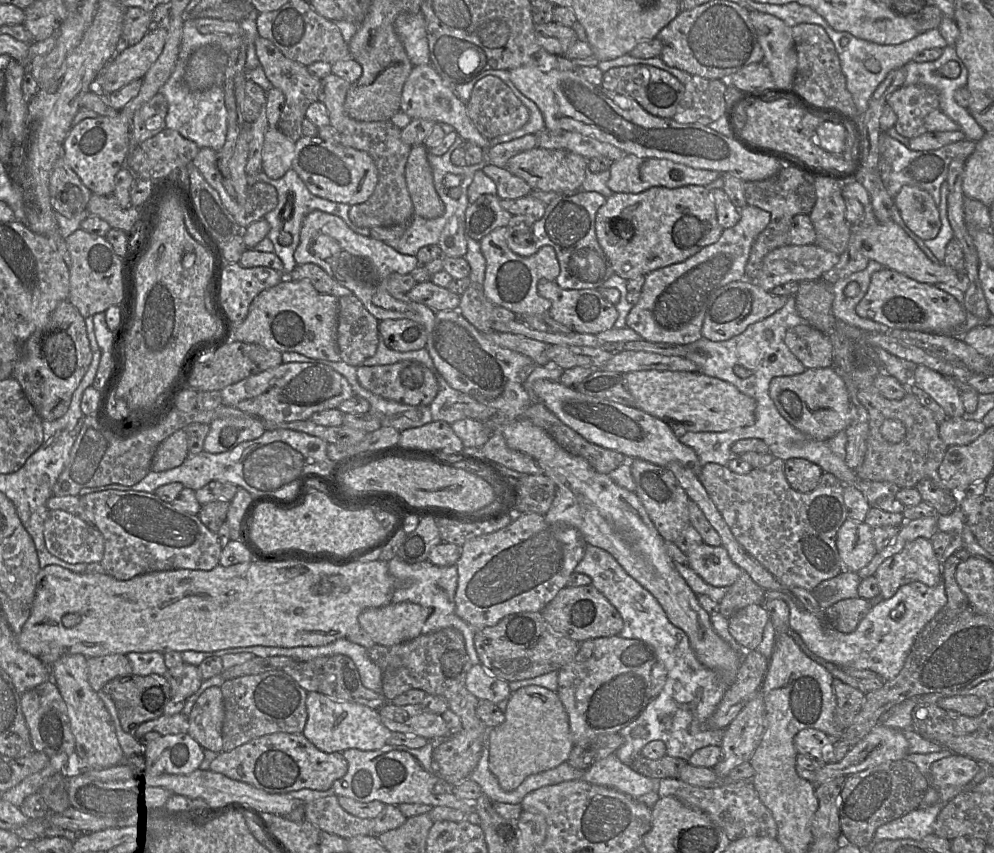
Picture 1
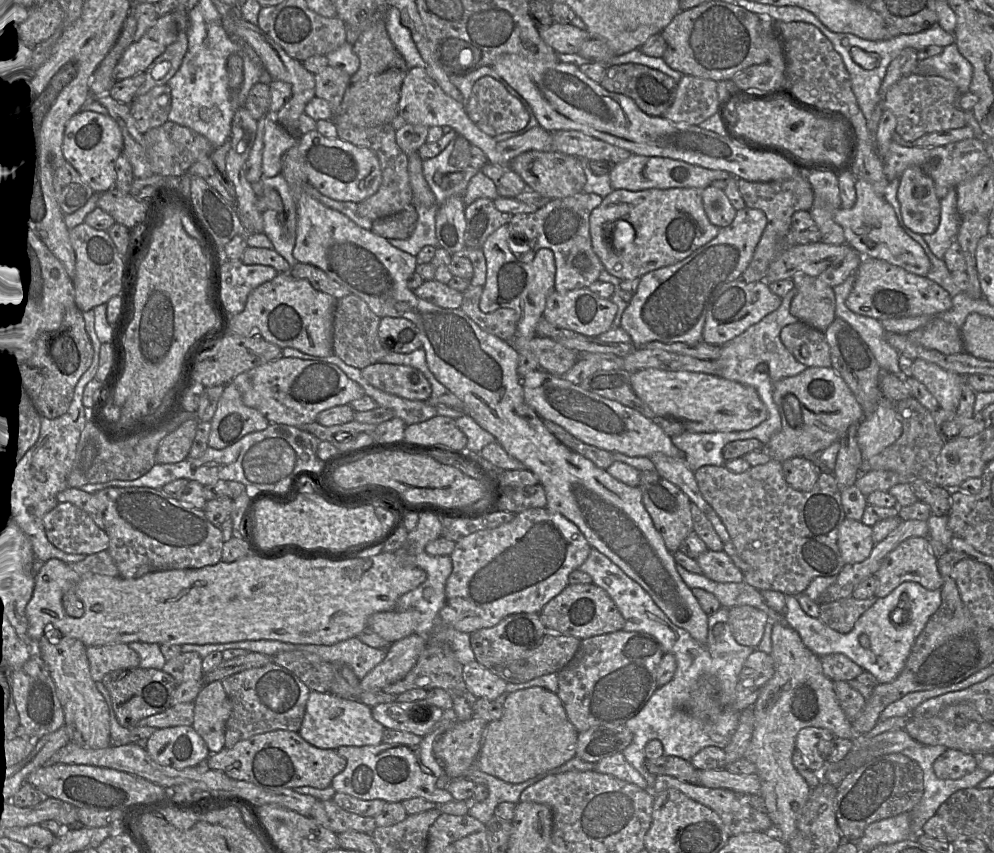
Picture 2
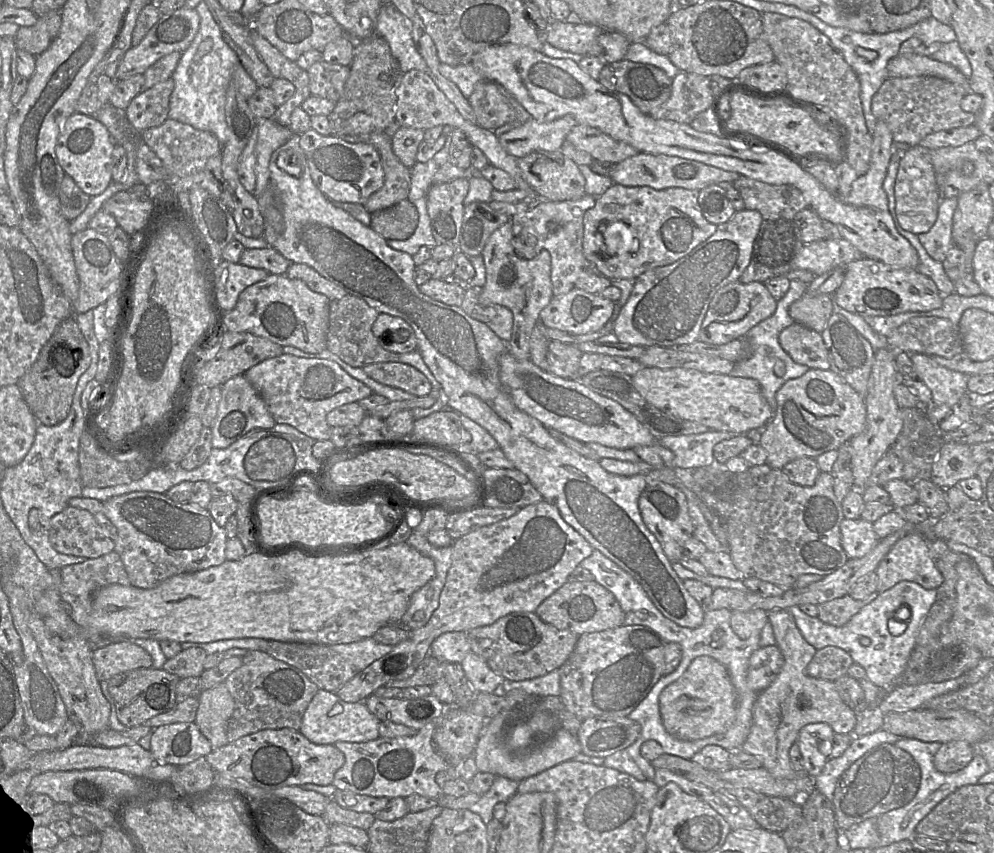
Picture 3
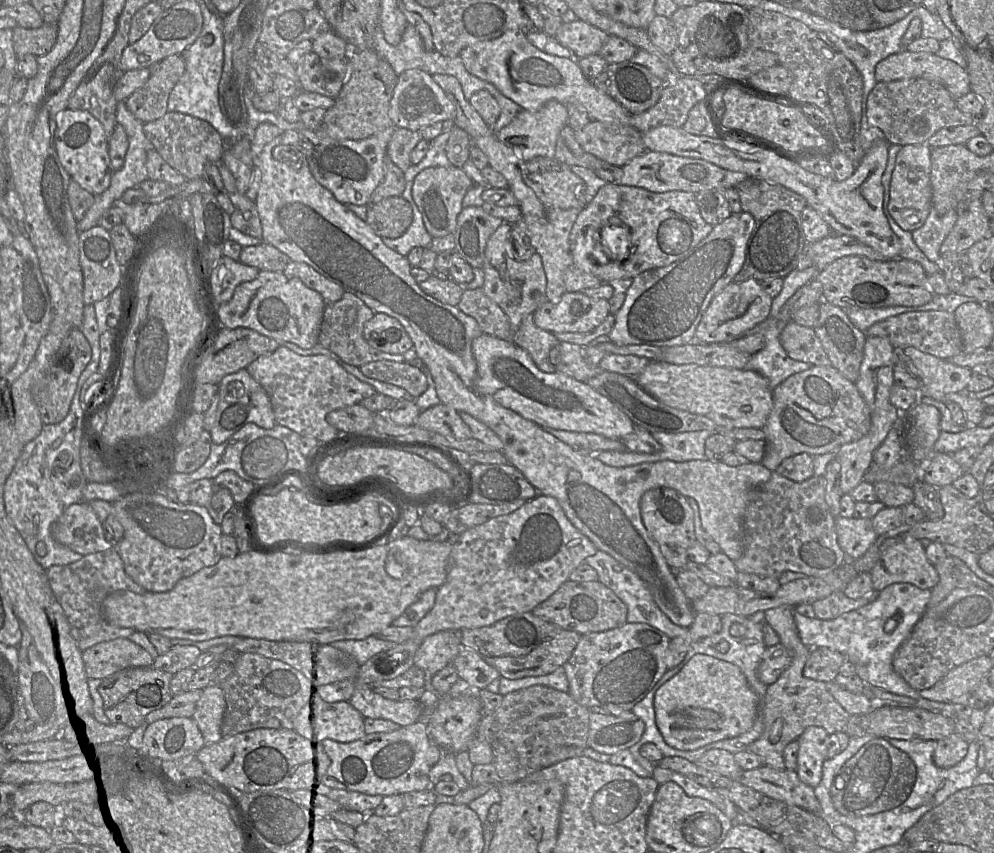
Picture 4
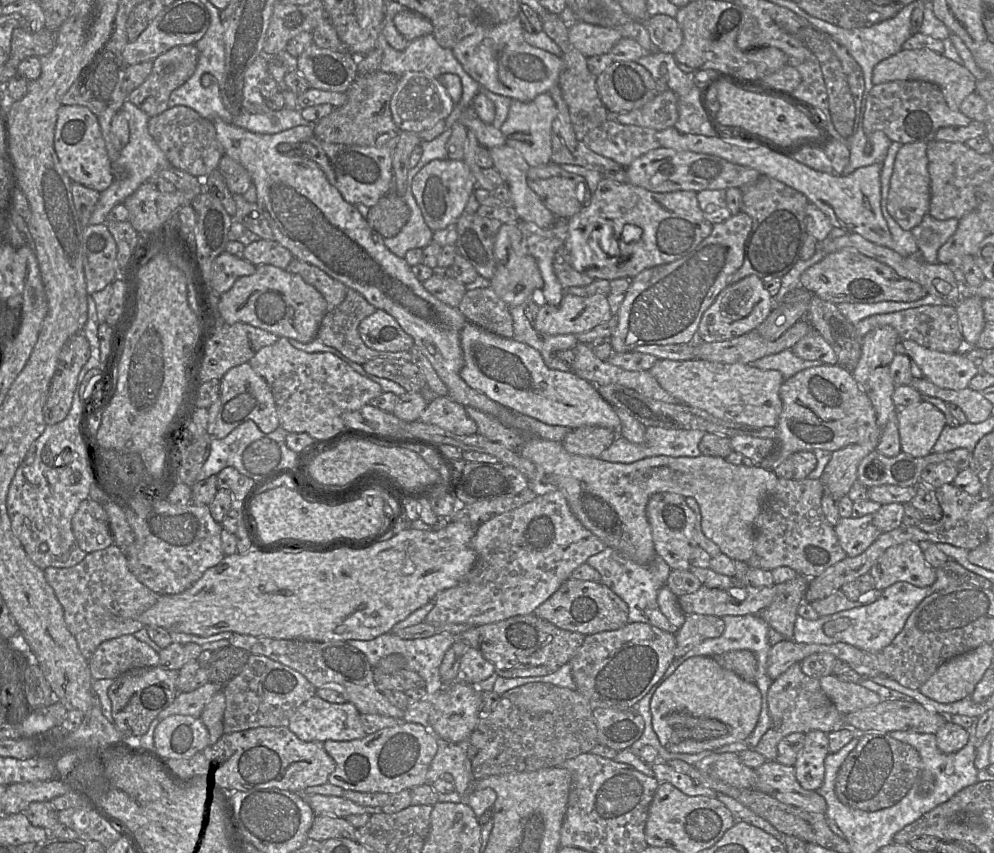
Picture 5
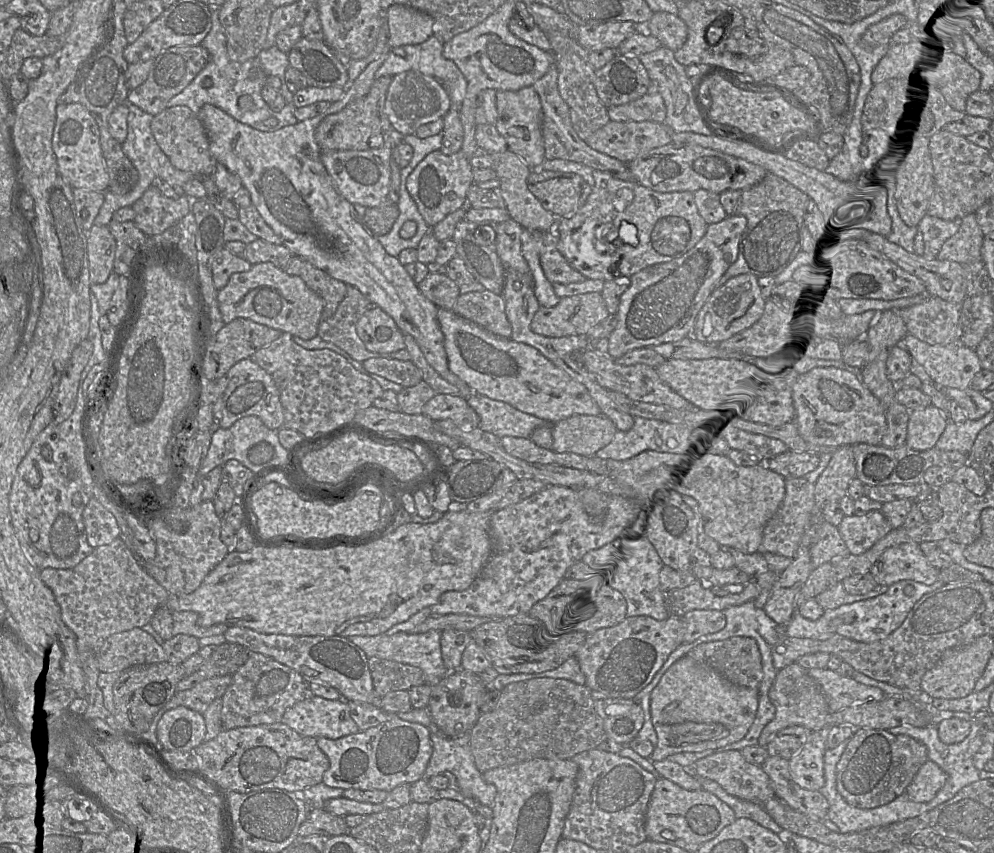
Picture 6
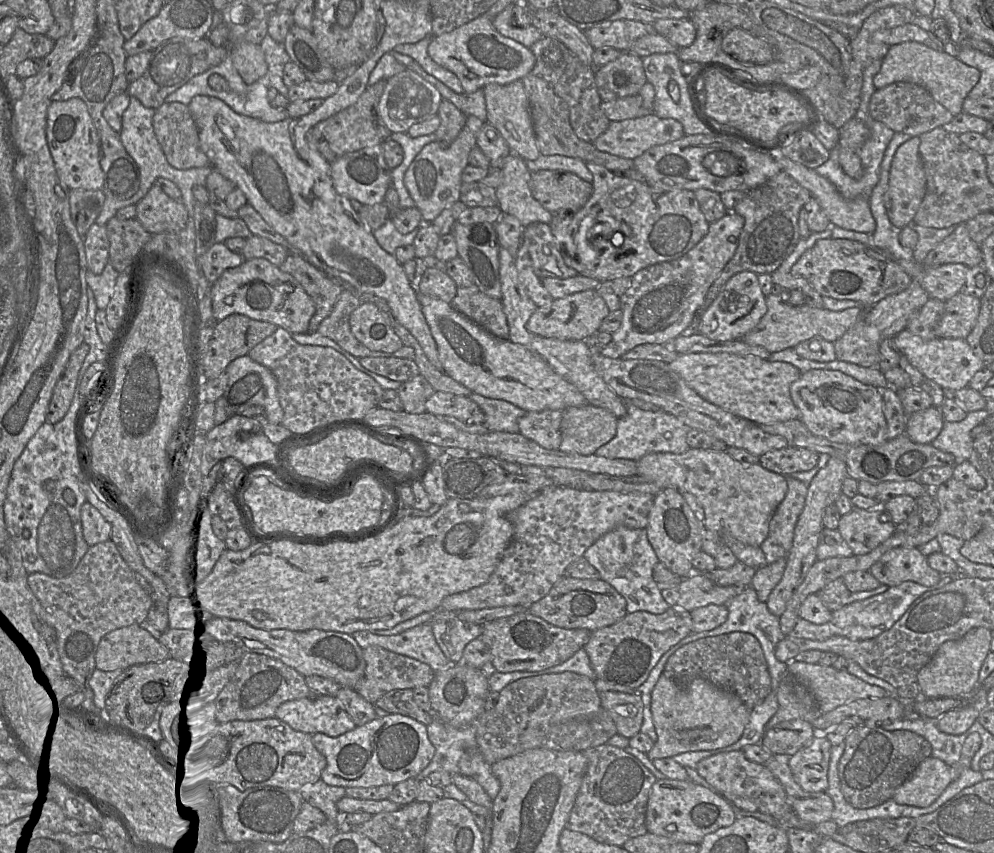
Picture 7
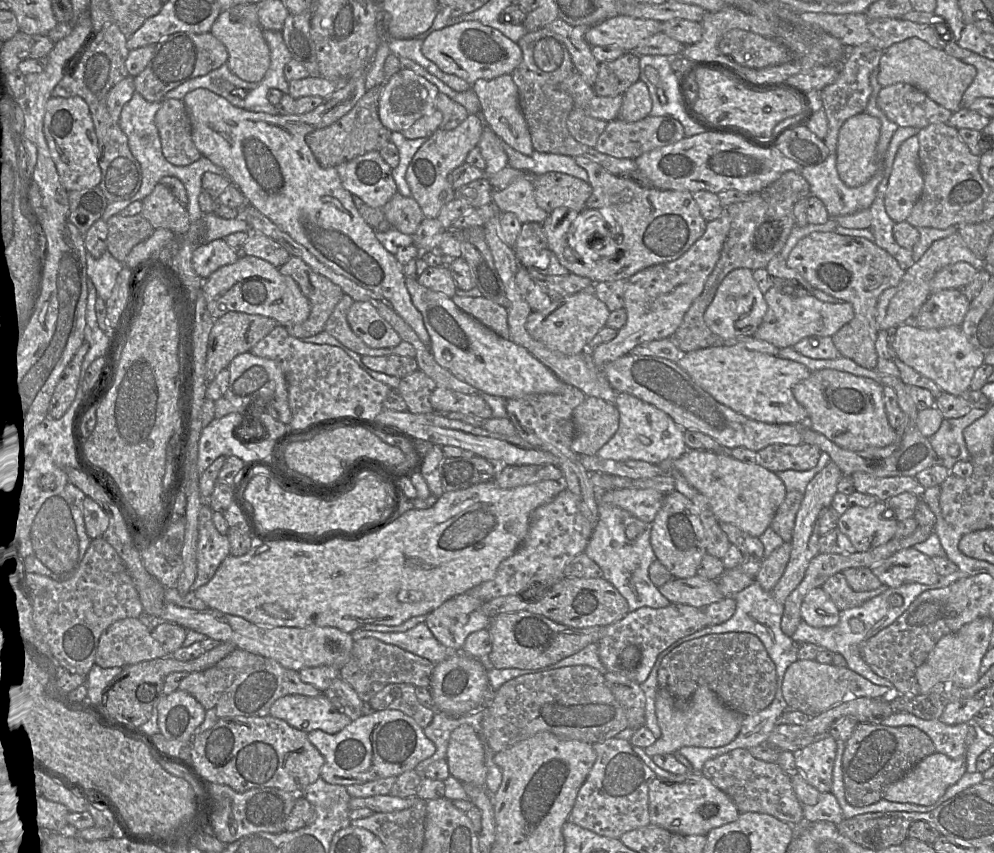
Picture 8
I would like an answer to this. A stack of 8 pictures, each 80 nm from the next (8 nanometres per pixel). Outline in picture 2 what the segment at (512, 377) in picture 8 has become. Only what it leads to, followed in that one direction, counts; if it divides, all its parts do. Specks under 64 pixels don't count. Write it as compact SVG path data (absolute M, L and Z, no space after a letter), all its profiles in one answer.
M542 369L529 372L521 378L523 386L524 400L538 416L543 420L549 420L564 428L580 441L595 446L597 448L618 452L631 457L648 457L656 453L661 453L672 458L682 458L681 451L672 443L671 437L667 435L661 427L652 420L643 416L640 412L622 405L597 394L588 392L575 385L562 376L551 375Z

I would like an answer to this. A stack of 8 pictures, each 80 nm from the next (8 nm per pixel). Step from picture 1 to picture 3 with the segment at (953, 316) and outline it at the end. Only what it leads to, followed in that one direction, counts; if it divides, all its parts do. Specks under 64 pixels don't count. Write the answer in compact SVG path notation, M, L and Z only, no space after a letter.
M870 257L852 261L844 266L842 284L832 295L841 308L861 316L891 316L905 312L930 311L943 304L936 284L916 269L896 267Z

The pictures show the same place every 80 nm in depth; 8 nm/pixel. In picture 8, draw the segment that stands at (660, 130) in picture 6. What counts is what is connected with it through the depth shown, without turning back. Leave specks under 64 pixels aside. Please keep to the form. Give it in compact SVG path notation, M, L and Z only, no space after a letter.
M649 115L636 122L627 122L616 118L608 122L594 148L616 158L636 159L646 152L674 144L684 137L684 127L671 116Z

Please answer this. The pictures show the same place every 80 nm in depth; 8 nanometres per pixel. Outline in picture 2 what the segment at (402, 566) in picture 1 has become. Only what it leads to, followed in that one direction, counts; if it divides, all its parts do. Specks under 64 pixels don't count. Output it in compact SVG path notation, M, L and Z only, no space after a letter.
M403 546L394 552L396 558L403 564L408 566L415 566L423 569L426 574L426 580L414 590L403 594L396 602L394 610L406 611L417 610L420 612L420 621L416 627L415 633L422 636L428 641L428 636L436 631L436 626L439 624L439 612L446 603L445 586L447 579L452 572L452 559L450 556L432 556L426 551L418 554L409 554Z

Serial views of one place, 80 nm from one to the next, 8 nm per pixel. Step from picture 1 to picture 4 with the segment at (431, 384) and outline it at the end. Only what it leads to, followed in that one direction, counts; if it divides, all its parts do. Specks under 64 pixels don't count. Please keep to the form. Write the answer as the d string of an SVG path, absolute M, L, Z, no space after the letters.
M377 360L359 368L367 377L403 388L412 399L419 397L428 387L422 370L406 361Z

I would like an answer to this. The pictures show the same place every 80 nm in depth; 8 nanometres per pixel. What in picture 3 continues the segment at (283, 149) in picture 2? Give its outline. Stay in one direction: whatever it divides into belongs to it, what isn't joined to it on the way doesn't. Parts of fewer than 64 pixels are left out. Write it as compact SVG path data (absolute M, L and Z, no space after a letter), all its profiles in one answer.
M258 119L259 128L255 146L256 154L256 185L253 195L258 199L269 187L269 163L273 152L284 145L294 133L274 119Z

